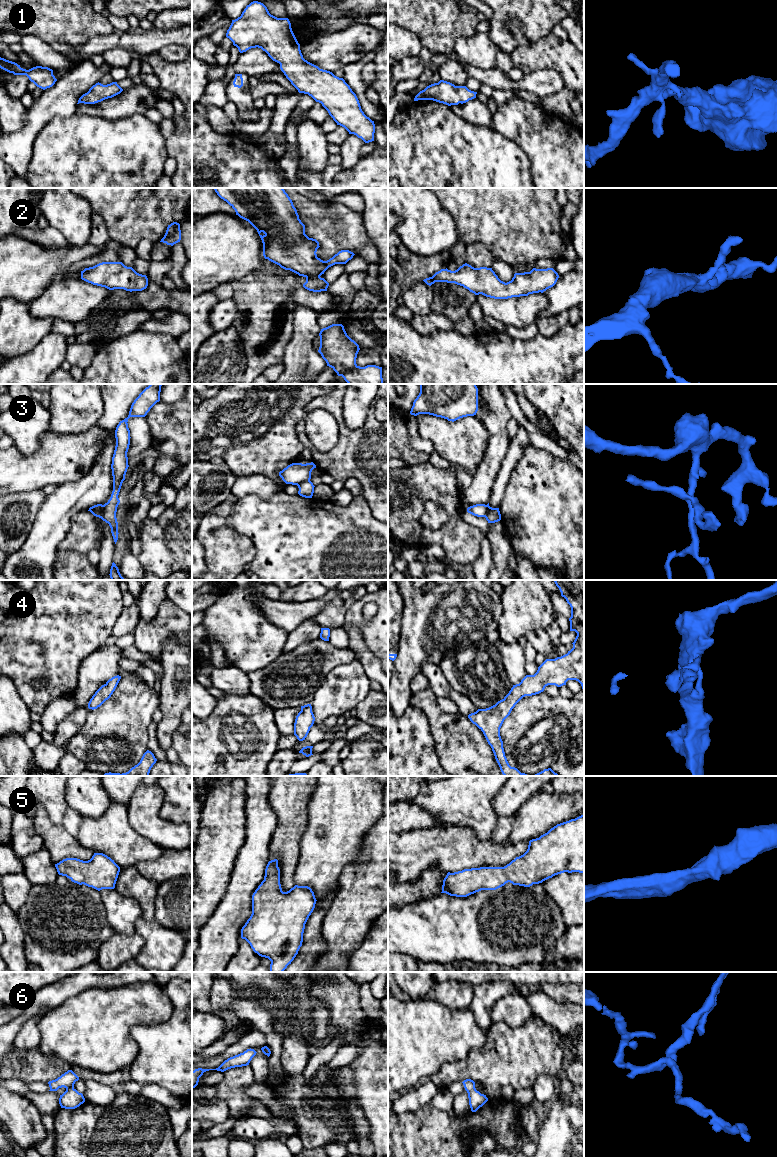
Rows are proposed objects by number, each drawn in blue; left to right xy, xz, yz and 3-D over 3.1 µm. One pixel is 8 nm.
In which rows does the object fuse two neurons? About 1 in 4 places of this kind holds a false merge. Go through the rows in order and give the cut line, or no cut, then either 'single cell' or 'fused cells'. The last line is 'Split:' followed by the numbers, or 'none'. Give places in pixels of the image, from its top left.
1: no cut; single cell
2: no cut; single cell
3: cut in xy along (104, 505), (104, 511), (100, 517); fused cells
4: no cut; single cell
5: no cut; single cell
6: no cut; single cell
Split: 3

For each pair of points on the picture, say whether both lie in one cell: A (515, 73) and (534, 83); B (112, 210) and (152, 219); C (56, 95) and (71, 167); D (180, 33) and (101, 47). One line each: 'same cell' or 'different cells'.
A: different cells
B: same cell
C: different cells
D: same cell

